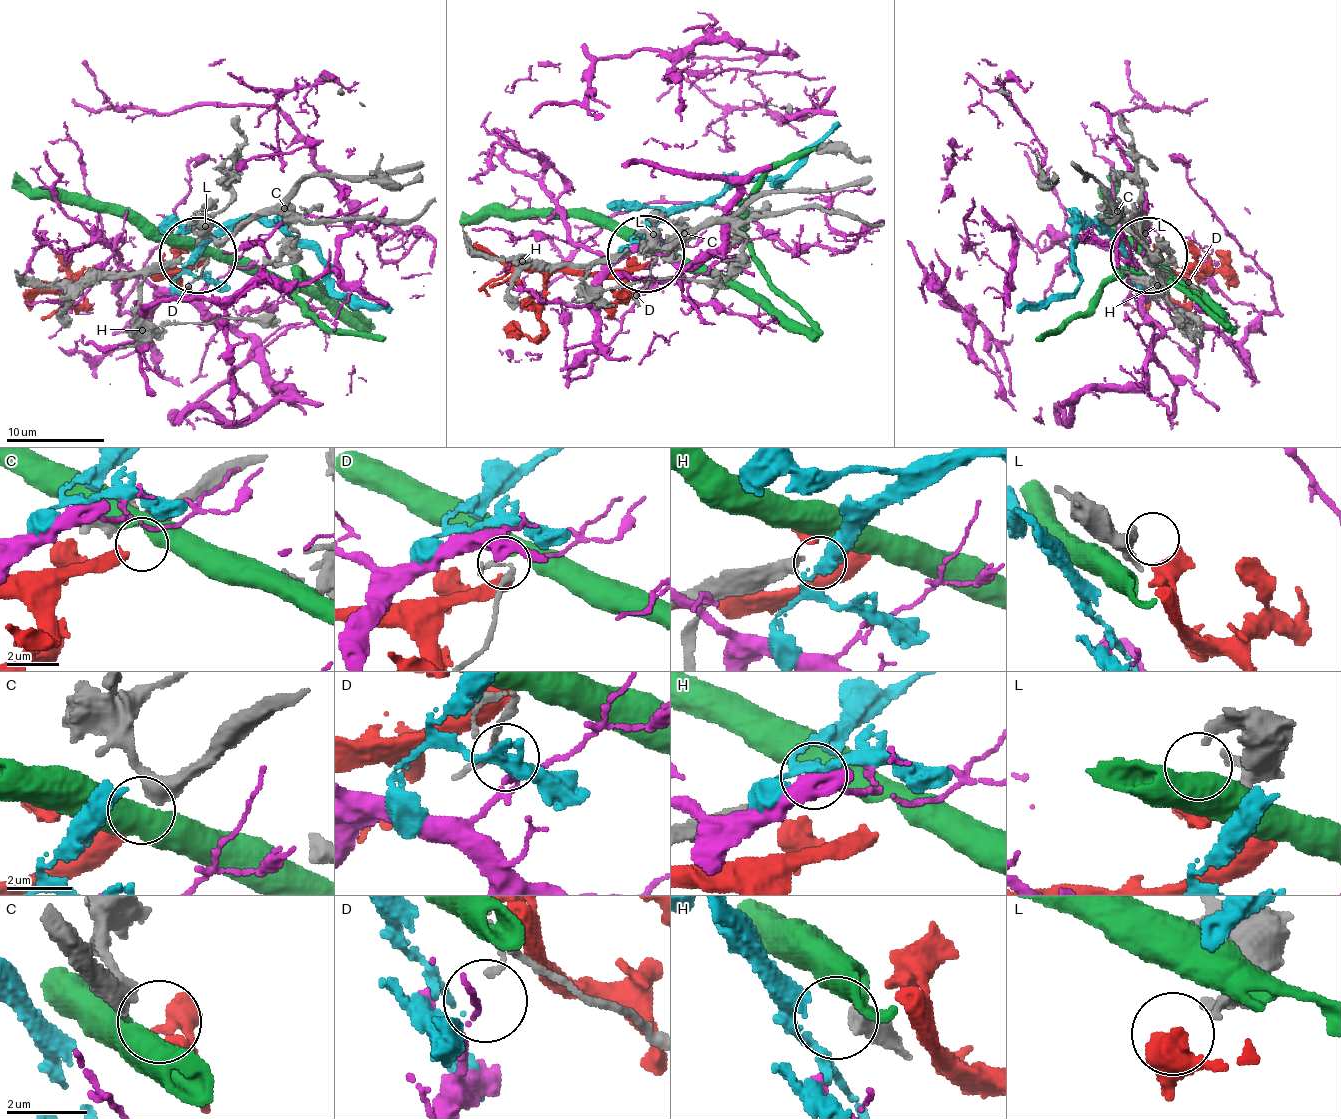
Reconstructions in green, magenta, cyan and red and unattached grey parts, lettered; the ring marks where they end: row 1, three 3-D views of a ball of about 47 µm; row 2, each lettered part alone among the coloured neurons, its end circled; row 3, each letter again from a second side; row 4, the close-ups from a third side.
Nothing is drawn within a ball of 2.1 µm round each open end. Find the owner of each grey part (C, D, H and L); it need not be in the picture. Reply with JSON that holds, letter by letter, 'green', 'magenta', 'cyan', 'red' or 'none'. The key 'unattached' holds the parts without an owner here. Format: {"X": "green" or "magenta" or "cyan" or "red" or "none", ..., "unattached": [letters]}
{"C": "red", "D": "magenta", "H": "cyan", "L": "none", "unattached": ["L"]}

